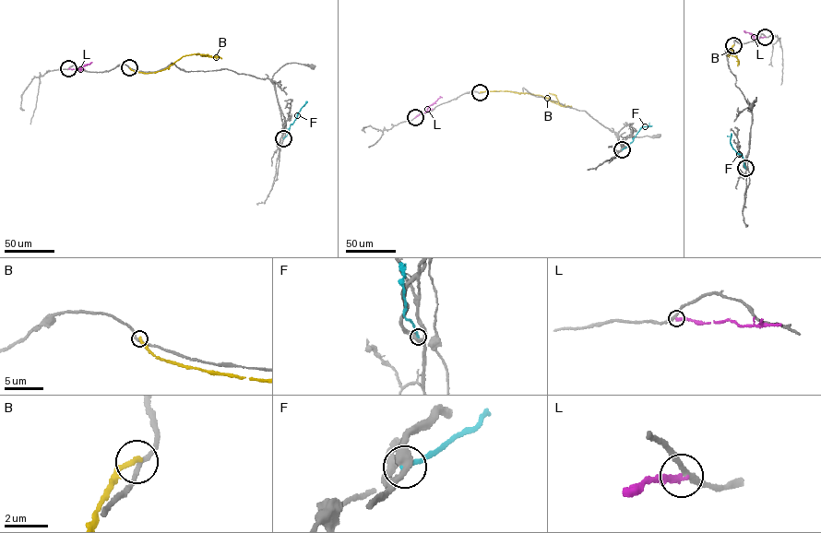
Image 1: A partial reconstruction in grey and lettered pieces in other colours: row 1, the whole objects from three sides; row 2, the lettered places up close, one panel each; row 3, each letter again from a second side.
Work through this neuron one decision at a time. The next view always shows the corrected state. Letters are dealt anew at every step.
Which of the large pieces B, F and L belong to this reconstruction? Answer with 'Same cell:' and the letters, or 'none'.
Same cell: none

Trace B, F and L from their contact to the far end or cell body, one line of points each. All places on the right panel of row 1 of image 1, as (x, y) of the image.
B: (733, 45), (727, 55), (733, 51), (739, 62), (737, 66)
F: (745, 168), (743, 155), (730, 142), (731, 134)
L: (765, 37), (758, 39), (744, 30)

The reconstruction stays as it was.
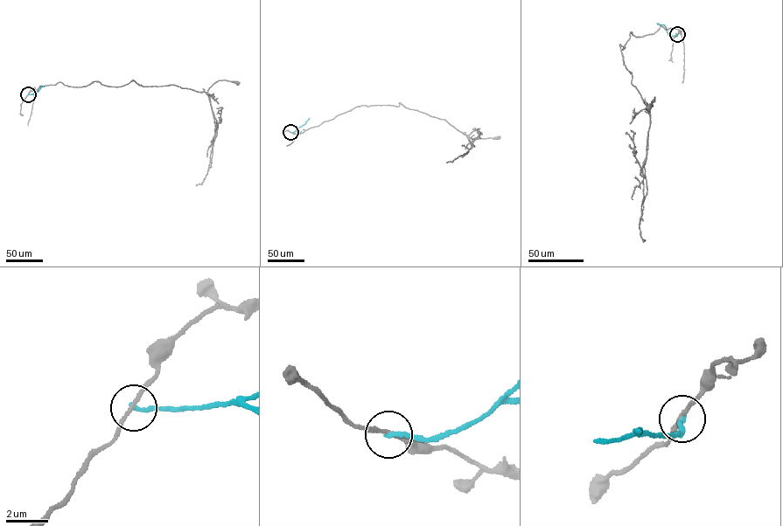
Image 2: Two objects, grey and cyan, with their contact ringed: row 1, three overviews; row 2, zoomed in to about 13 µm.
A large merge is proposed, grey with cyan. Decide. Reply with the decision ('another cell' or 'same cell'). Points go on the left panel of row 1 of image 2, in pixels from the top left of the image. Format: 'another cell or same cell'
another cell

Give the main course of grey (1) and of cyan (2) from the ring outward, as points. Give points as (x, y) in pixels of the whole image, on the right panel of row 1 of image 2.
1: (677, 35), (660, 26), (640, 38), (631, 31), (619, 44), (649, 112), (654, 97), (648, 107)
2: (677, 35), (668, 35), (665, 25), (656, 23)

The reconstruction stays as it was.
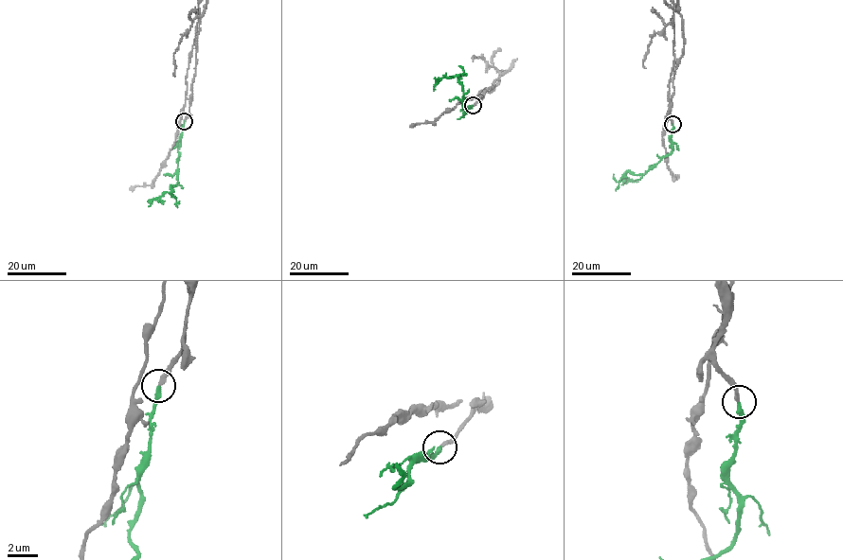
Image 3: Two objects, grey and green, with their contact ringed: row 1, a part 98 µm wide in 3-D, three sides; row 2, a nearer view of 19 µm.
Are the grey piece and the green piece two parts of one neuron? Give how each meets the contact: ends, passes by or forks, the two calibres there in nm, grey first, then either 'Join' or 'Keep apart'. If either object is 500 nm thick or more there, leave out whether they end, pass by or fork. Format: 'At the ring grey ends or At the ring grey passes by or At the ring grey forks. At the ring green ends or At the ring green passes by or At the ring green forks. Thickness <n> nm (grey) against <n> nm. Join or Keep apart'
At the ring grey ends. At the ring green ends. Thickness 240 nm (grey) against 280 nm. Join

